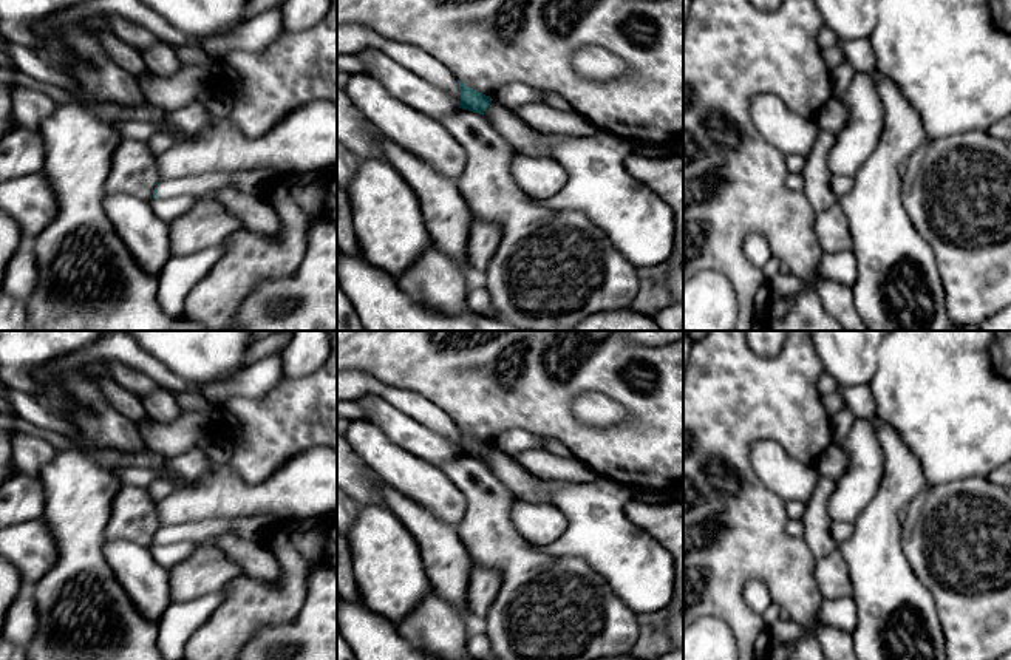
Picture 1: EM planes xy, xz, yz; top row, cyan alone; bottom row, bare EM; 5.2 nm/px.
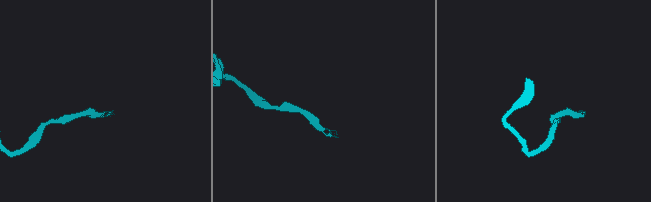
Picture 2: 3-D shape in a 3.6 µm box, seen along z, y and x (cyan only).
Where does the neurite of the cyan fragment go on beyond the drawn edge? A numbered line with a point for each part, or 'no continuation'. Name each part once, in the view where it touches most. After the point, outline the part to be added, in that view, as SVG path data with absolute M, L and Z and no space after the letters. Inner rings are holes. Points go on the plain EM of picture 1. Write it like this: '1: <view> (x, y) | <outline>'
1: xy (248, 527) | M269 515L213 518L199 522L184 522L181 526L162 526L156 539L158 546L179 541L201 544L224 533L233 533L243 539L258 539L277 522L280 522L280 519Z

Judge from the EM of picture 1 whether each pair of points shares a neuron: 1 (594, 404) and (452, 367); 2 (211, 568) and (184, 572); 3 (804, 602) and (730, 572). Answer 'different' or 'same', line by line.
1: different
2: same
3: same

